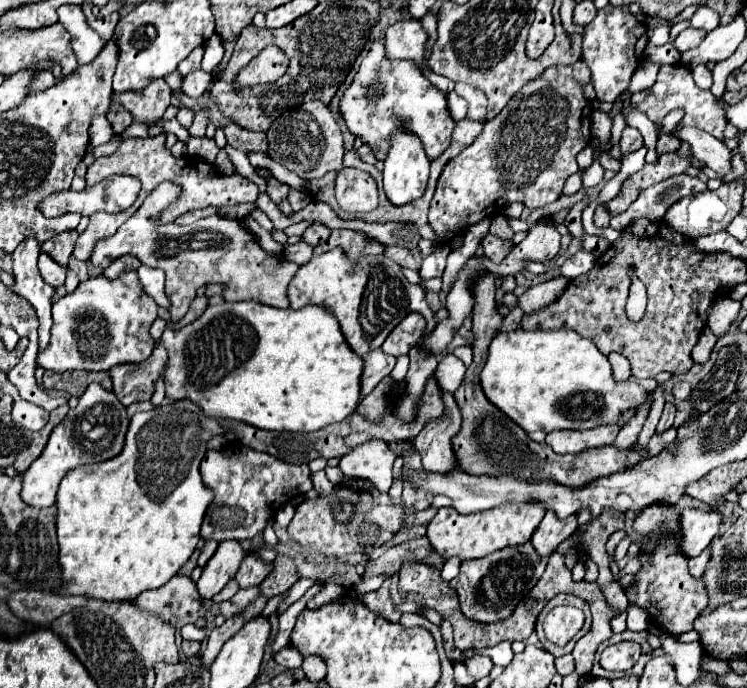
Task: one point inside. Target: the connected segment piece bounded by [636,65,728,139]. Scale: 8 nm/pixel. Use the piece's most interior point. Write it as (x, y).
(674, 89)

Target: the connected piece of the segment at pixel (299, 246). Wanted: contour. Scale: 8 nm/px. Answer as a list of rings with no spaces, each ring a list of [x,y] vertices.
[[[300,239],[296,245],[286,243],[284,257],[288,257],[290,261],[294,261],[298,265],[304,265],[304,263],[308,263],[312,259],[312,245],[308,245],[304,239]]]

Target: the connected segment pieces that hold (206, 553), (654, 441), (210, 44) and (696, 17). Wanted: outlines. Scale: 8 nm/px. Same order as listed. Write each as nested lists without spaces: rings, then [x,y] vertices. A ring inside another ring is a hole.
[[[208,539],[208,541],[204,543],[204,547],[202,547],[202,551],[200,551],[200,559],[198,559],[198,565],[200,565],[200,567],[206,565],[206,561],[214,555],[216,547],[218,547],[218,543],[216,543],[214,539]]]
[[[670,427],[664,435],[652,435],[650,439],[648,439],[648,445],[646,445],[646,451],[648,451],[648,457],[654,457],[654,455],[658,455],[666,445],[670,445],[672,441],[676,439],[676,427]]]
[[[214,33],[206,41],[204,49],[206,49],[206,53],[204,53],[204,59],[202,59],[202,69],[210,73],[222,61],[222,57],[224,57],[224,41],[218,37],[218,33]]]
[[[698,7],[696,13],[692,15],[690,19],[690,25],[696,27],[696,29],[706,29],[706,31],[712,31],[716,25],[718,25],[718,13],[712,11],[710,7]]]

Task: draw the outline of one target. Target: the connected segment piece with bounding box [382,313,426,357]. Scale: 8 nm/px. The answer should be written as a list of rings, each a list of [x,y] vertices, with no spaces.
[[[408,315],[408,319],[404,319],[404,323],[400,323],[400,327],[396,327],[396,331],[392,331],[392,335],[388,335],[388,339],[382,343],[382,349],[394,357],[406,355],[422,337],[426,329],[426,319],[422,315]]]

